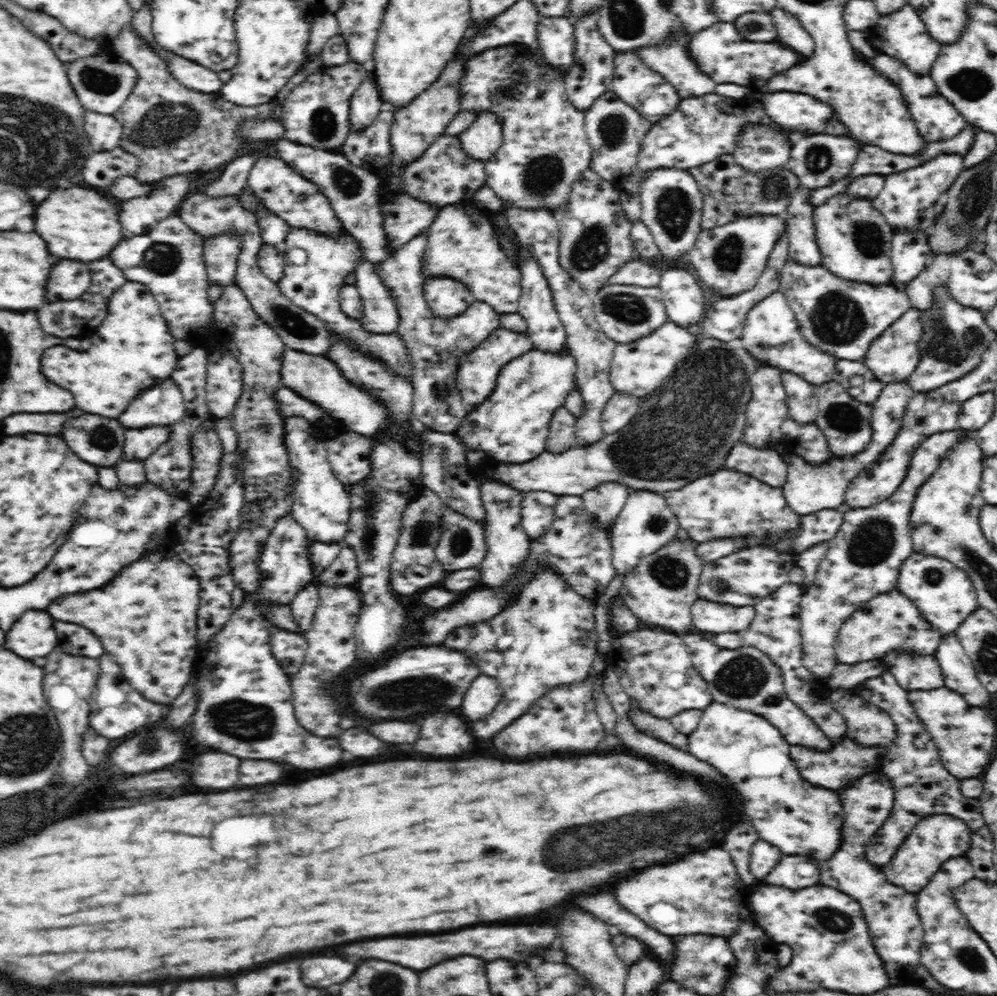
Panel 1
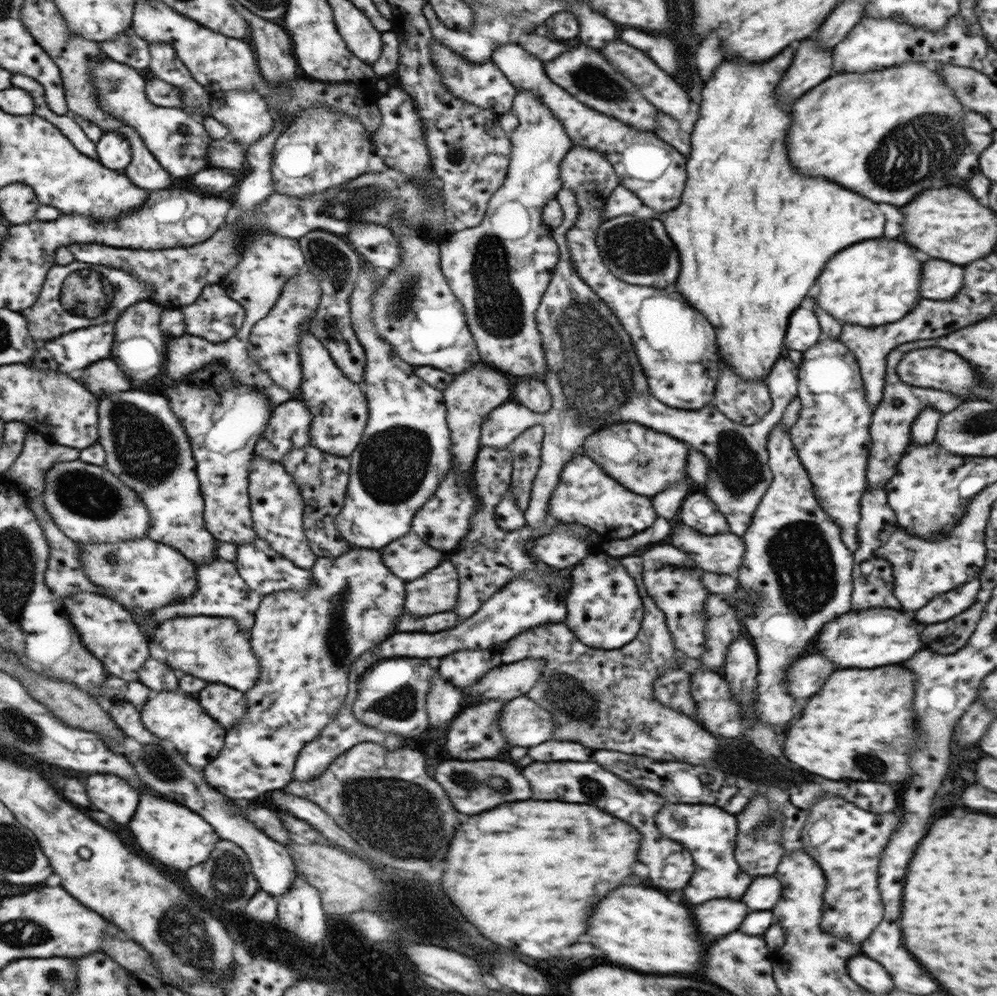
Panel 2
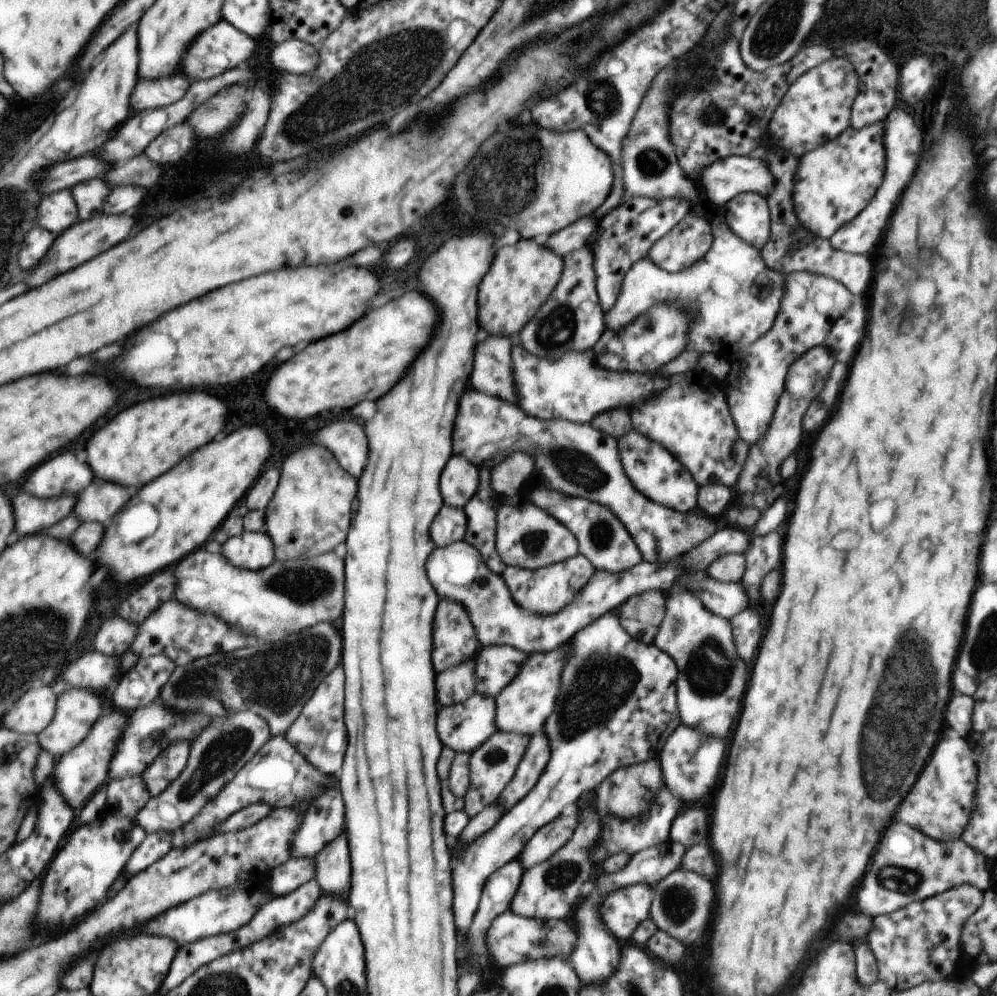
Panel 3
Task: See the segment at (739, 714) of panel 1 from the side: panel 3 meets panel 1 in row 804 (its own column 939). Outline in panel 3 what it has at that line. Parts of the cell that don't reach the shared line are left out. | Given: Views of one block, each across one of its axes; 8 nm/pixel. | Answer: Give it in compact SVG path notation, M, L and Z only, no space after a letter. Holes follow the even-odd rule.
M944 736L944 740L938 741L935 746L920 780L898 806L896 816L906 825L917 828L934 840L952 842L961 838L974 812L978 767L965 738Z

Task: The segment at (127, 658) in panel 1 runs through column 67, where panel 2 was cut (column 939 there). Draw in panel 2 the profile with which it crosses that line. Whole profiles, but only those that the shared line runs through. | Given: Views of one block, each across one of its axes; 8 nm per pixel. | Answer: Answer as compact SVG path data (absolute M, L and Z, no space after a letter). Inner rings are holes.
M974 578L946 594L942 594L942 598L938 596L938 598L930 600L926 606L922 606L922 610L916 612L916 618L926 624L950 620L956 614L968 610L977 601L980 587L981 582L978 578Z

